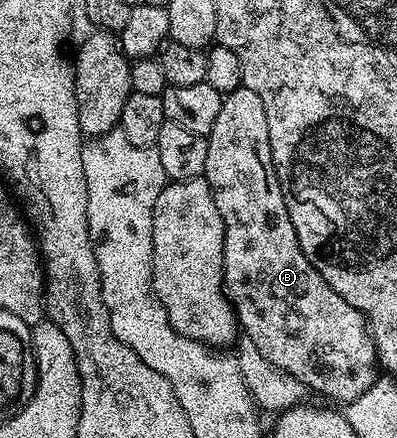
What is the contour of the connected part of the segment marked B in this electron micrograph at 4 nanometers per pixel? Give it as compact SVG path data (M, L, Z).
M241 86L238 90L225 95L222 99L220 116L216 116L216 124L212 124L212 132L208 135L206 143L208 144L208 164L204 177L206 183L214 190L216 208L220 208L220 220L224 220L222 284L227 298L234 305L234 314L238 317L239 327L244 331L245 337L250 338L252 344L256 344L256 348L260 348L260 356L264 356L264 360L276 364L278 370L300 380L300 384L305 386L307 391L314 393L315 390L318 394L327 394L328 397L342 402L338 404L355 402L357 398L364 396L364 392L368 392L368 388L380 374L374 339L370 337L366 316L356 308L352 308L352 304L348 304L348 300L344 300L344 296L335 292L324 280L324 276L320 276L320 272L316 272L316 268L310 263L308 256L304 256L304 252L296 240L296 228L292 228L292 220L288 216L288 208L284 204L284 192L280 188L280 180L272 160L272 148L268 140L268 116L264 116L264 104L260 100L260 96L256 96L256 92L252 92L247 86Z

